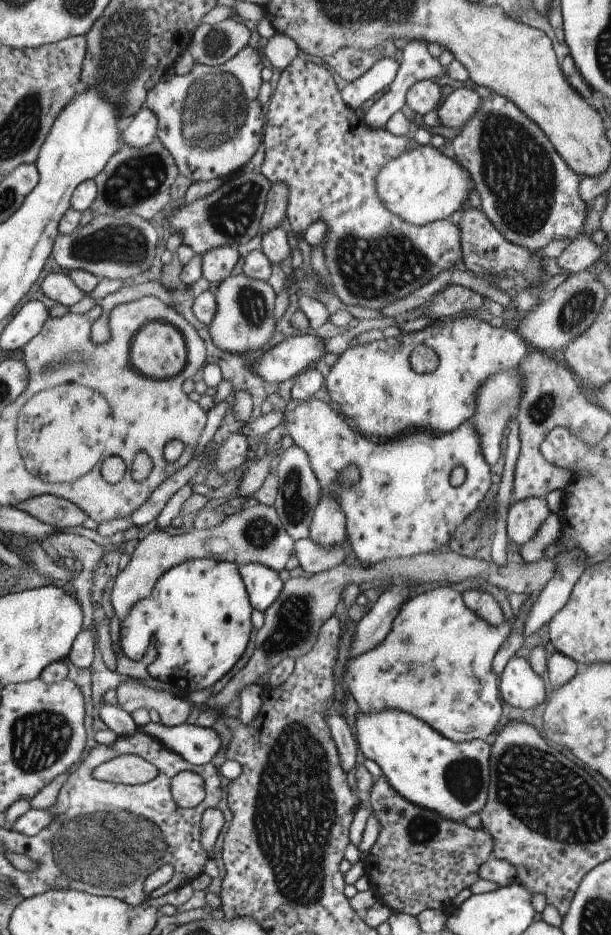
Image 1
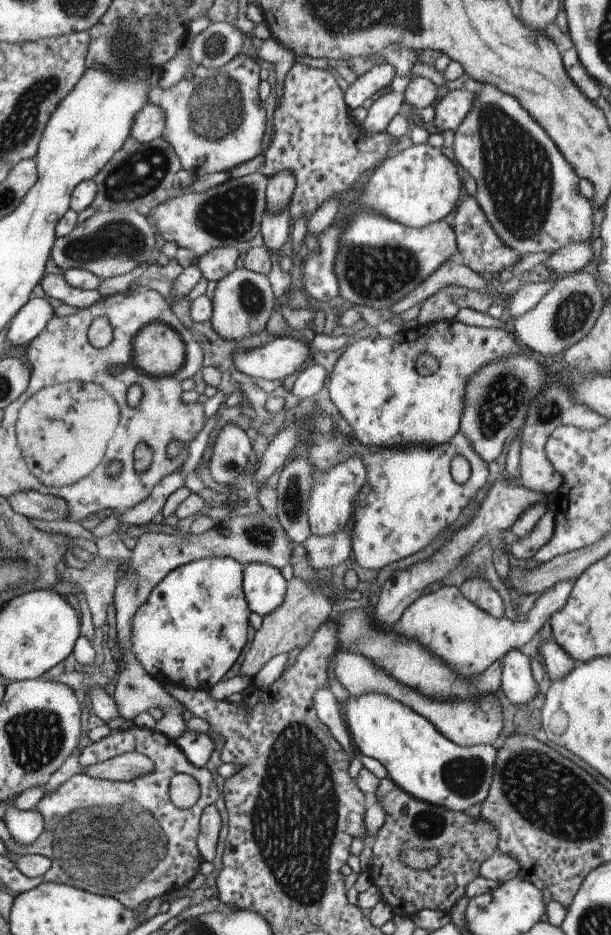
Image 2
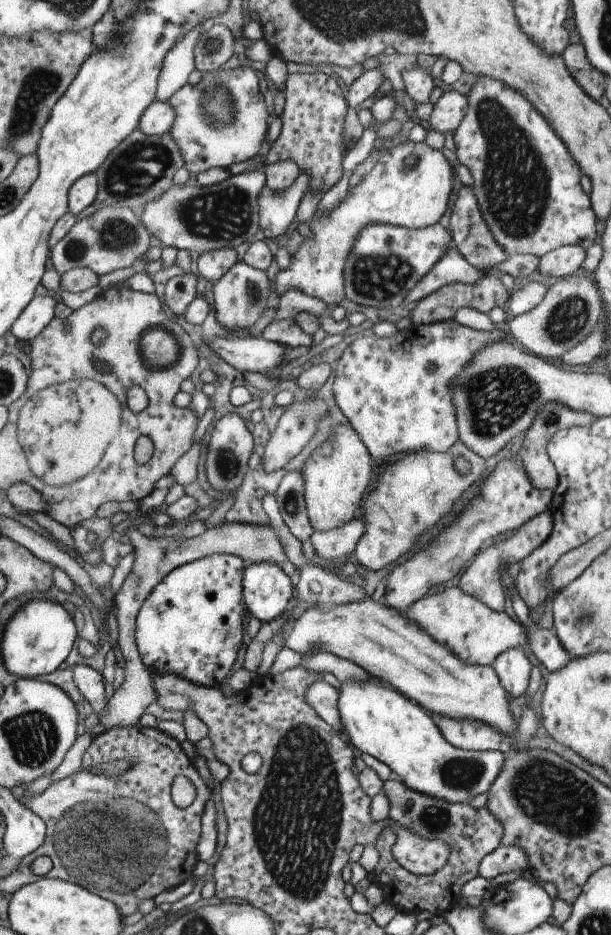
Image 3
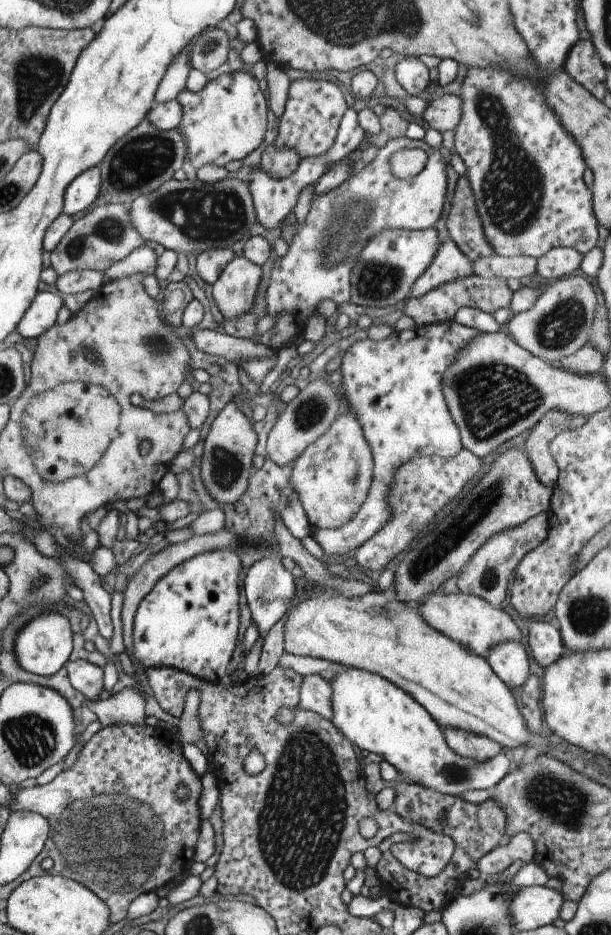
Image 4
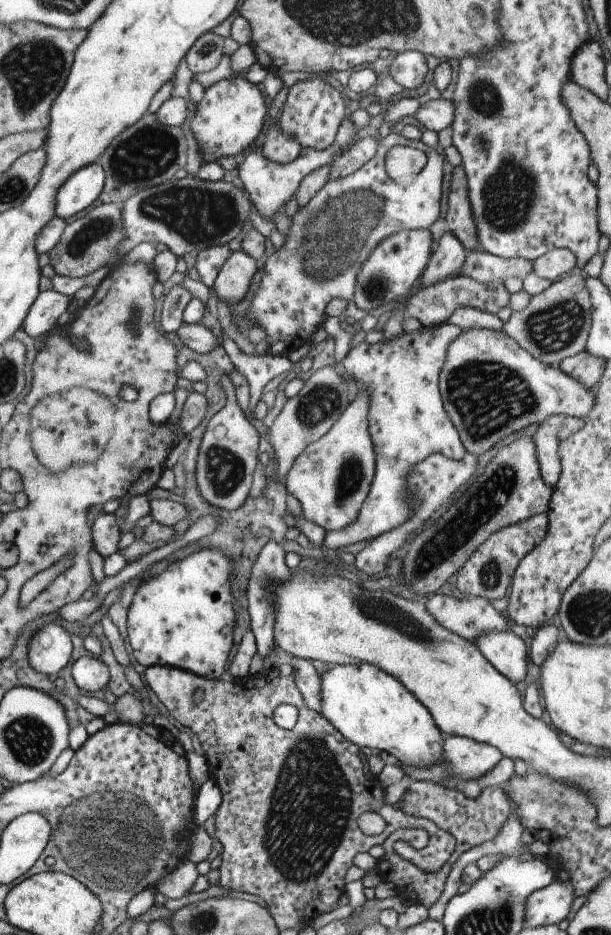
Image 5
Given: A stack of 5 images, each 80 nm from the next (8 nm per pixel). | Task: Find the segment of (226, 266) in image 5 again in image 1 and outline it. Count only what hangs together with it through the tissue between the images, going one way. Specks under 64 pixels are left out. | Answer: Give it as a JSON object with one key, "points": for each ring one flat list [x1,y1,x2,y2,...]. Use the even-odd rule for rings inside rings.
{"points":[[239,273,224,278,215,290,216,309,208,324,211,342,229,354,245,354,261,348,273,334,273,299,275,294,268,283]]}

